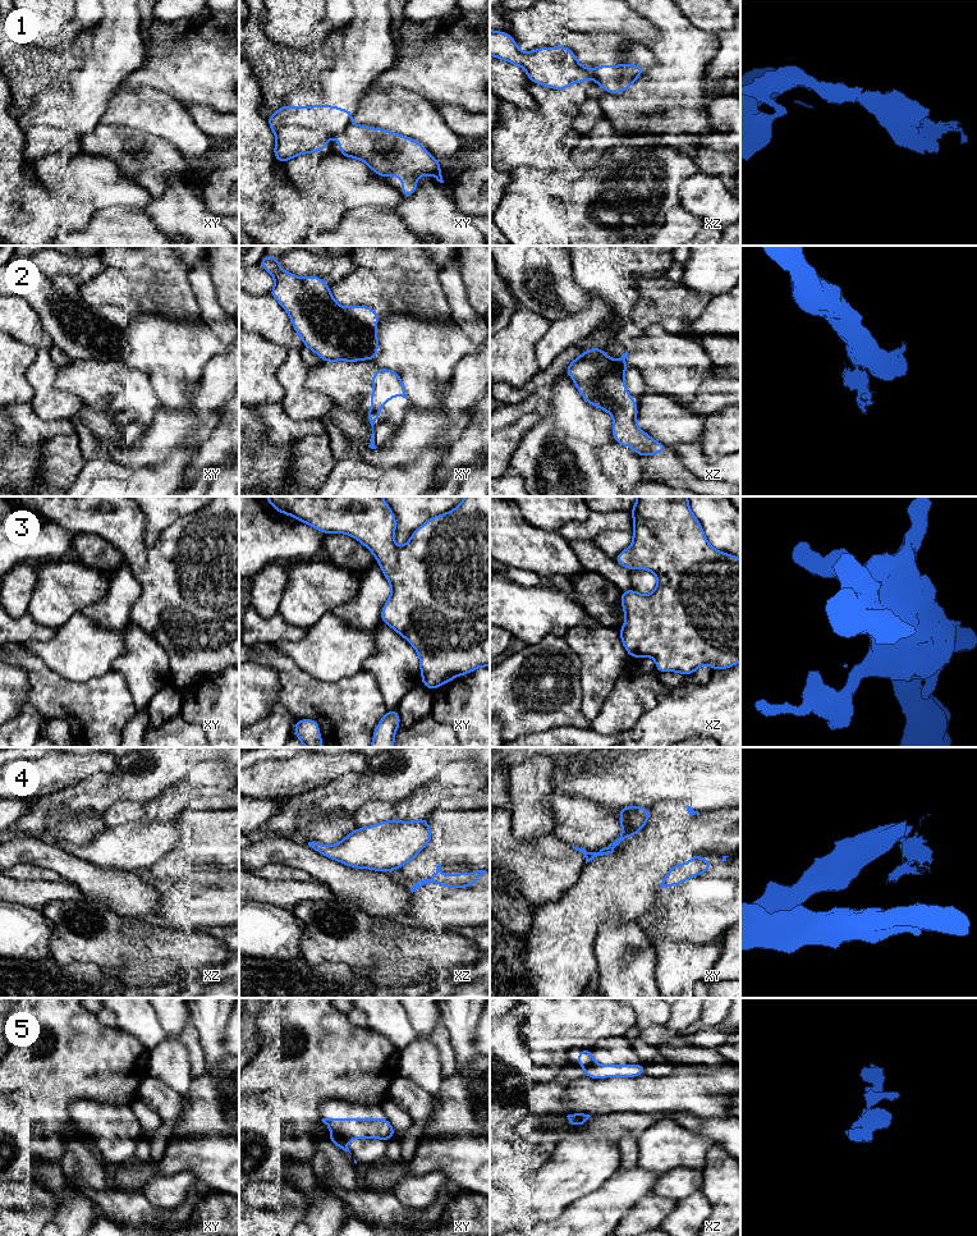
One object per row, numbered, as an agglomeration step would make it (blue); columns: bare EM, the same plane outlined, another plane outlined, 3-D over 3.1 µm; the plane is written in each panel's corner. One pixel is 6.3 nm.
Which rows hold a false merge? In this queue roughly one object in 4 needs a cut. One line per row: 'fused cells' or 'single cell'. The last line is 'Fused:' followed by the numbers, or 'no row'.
1: fused cells
2: single cell
3: single cell
4: fused cells
5: fused cells
Fused: 1, 4, 5

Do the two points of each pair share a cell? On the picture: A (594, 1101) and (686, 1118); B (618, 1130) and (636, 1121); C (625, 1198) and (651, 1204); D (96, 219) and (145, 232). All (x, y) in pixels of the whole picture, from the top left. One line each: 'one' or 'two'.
A: two
B: one
C: two
D: one

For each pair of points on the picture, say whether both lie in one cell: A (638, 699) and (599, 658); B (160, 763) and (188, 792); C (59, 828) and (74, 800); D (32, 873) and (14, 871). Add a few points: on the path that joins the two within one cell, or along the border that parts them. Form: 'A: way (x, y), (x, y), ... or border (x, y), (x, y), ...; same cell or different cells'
A: border (632, 658), (601, 704); different cells
B: border (183, 779), (168, 787), (154, 799); different cells
C: border (99, 815), (91, 811), (54, 810), (46, 829); different cells
D: way (28, 873), (18, 871); same cell

